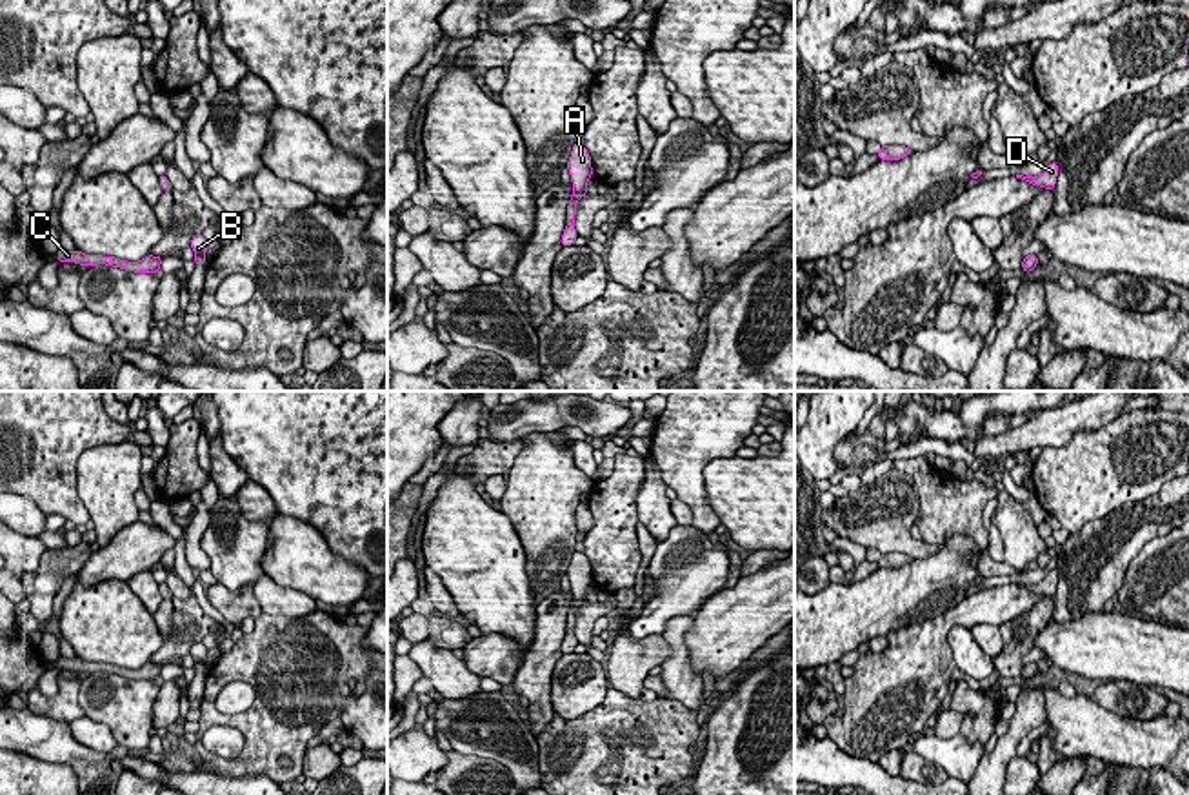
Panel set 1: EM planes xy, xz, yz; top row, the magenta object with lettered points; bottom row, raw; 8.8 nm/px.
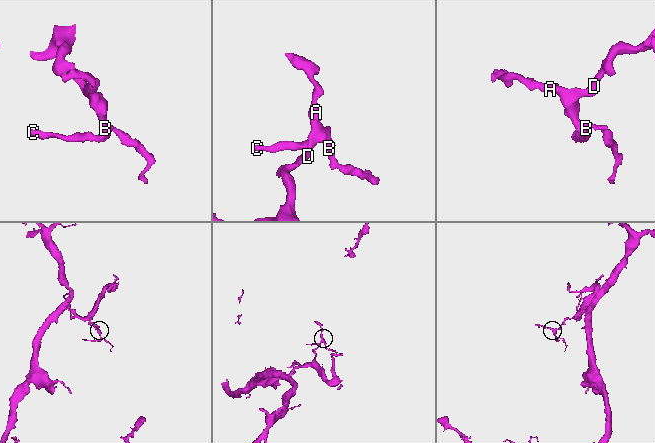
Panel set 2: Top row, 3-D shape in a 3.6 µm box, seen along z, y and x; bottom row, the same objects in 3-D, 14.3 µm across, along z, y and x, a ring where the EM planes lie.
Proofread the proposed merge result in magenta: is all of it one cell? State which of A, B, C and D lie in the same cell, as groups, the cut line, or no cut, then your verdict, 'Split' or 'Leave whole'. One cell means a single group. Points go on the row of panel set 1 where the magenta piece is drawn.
Groups: A B C D. No split. Leave whole

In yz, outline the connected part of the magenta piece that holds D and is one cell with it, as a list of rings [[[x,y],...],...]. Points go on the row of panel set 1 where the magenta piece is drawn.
[[[1056,160],[1051,162],[1047,166],[1047,169],[1042,175],[1038,175],[1038,176],[1016,175],[1016,178],[1025,180],[1025,182],[1029,182],[1033,186],[1045,187],[1045,189],[1054,189],[1056,176],[1058,176],[1058,164],[1056,164]]]

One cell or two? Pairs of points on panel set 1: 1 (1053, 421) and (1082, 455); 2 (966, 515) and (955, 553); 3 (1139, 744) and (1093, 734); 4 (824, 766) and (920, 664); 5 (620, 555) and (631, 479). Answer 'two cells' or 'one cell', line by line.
1: two cells
2: two cells
3: one cell
4: two cells
5: one cell

